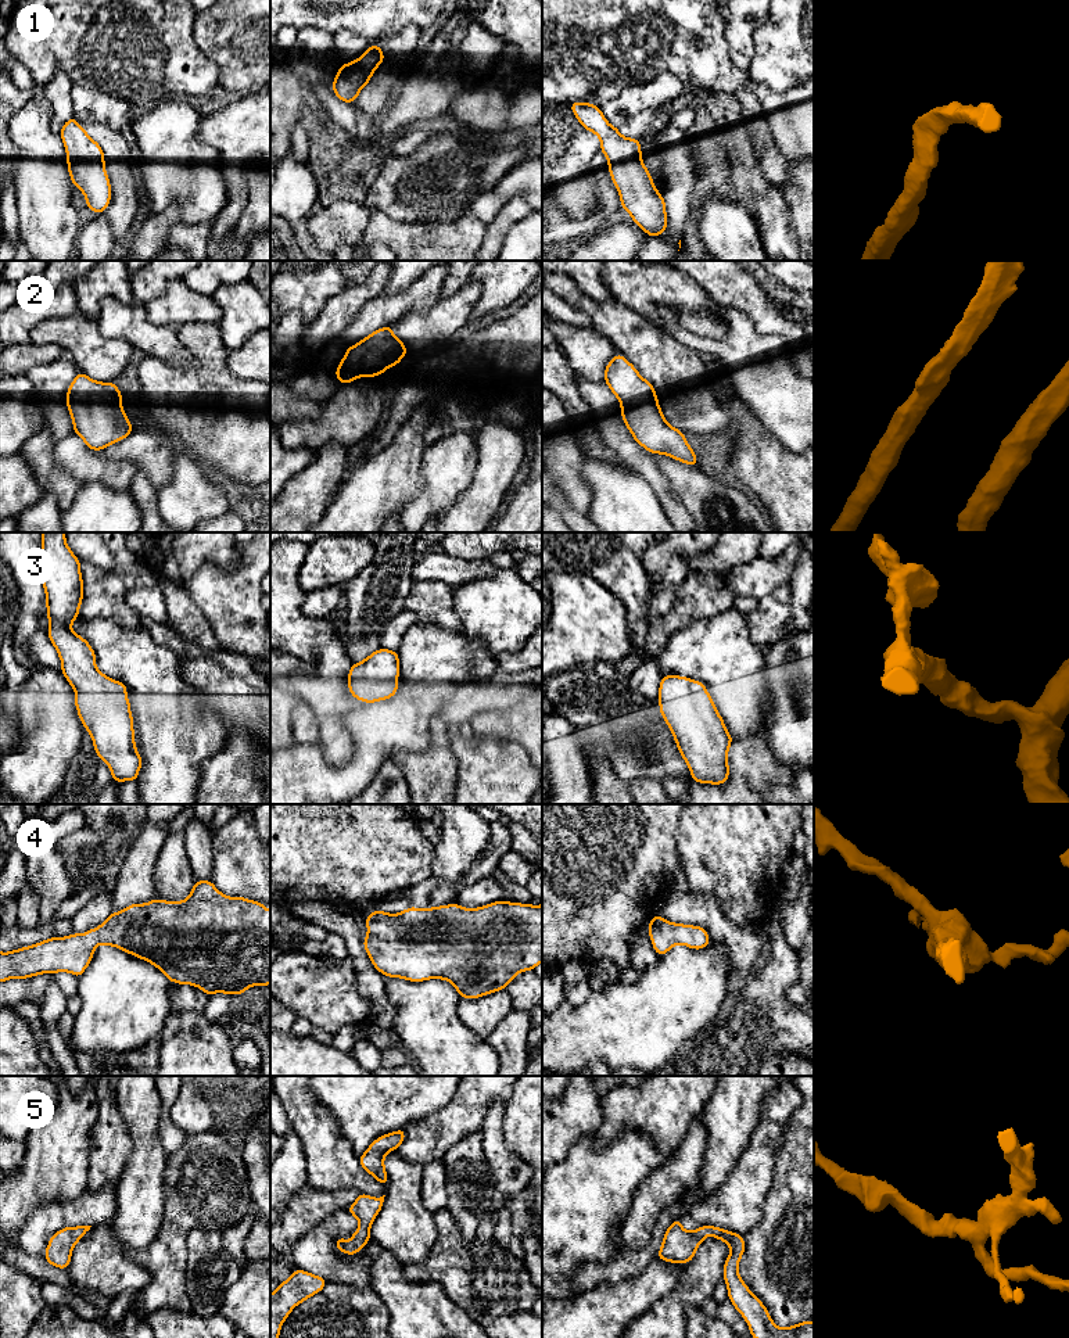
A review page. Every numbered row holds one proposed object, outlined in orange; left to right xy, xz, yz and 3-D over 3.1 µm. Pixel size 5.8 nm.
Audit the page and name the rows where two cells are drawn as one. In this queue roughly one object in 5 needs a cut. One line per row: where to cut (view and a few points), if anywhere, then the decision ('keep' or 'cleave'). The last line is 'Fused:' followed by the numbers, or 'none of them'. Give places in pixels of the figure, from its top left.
1: no cut; keep
2: no cut; keep
3: no cut; keep
4: no cut; keep
5: no cut; keep
Fused: none of them

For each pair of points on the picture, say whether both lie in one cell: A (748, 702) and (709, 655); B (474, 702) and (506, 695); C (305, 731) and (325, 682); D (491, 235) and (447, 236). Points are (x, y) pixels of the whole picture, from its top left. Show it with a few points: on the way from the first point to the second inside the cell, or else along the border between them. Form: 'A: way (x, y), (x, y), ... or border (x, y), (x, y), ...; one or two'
A: way (734, 698), (718, 682), (711, 668); one
B: way (483, 698), (498, 695); one
C: border (305, 702), (314, 711); two
D: border (487, 225), (484, 239), (479, 246); two

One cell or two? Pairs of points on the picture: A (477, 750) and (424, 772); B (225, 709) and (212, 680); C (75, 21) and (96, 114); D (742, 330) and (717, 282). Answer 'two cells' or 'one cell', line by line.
A: two cells
B: one cell
C: two cells
D: two cells

